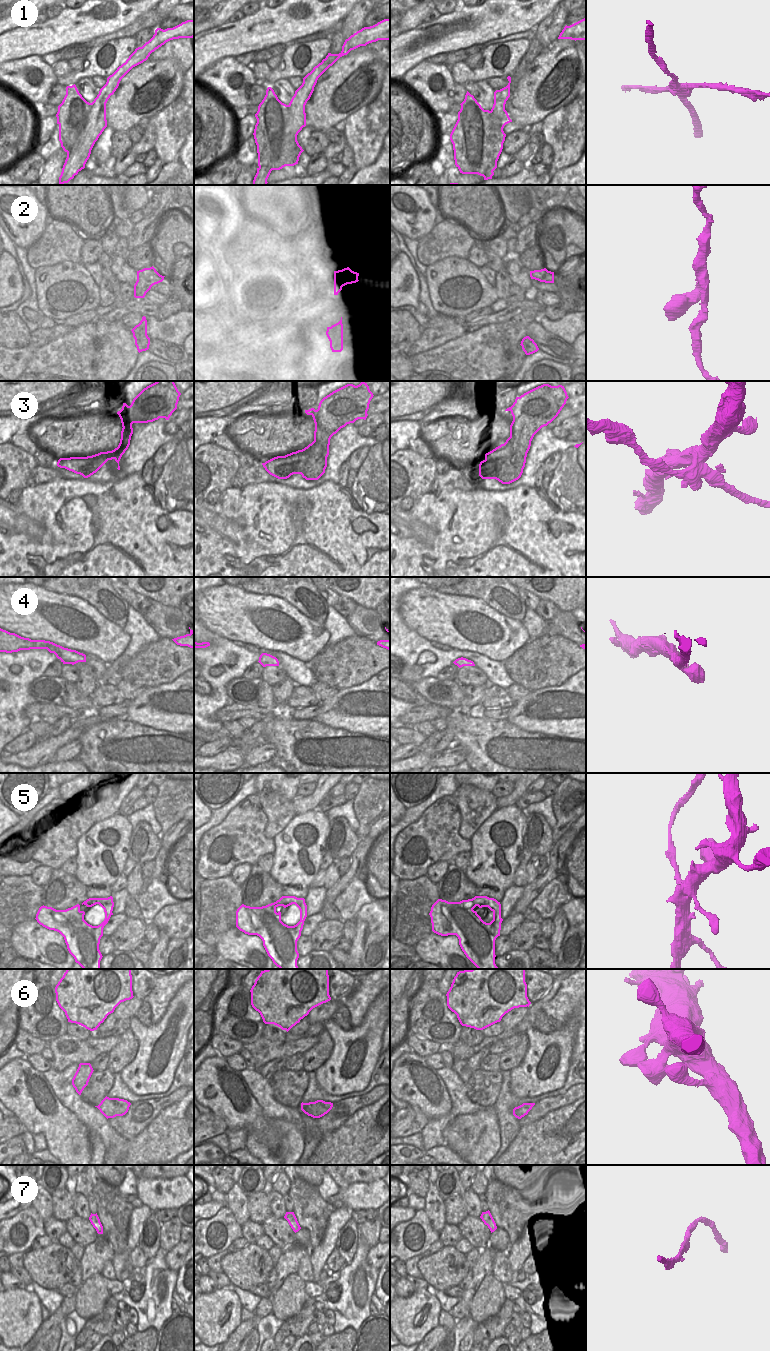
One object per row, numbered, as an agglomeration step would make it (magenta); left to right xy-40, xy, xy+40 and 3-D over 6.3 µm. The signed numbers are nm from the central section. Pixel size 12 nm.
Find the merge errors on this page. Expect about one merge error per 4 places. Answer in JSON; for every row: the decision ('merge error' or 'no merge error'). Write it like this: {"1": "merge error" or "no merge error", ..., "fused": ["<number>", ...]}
{"1": "merge error", "2": "no merge error", "3": "merge error", "4": "no merge error", "5": "no merge error", "6": "no merge error", "7": "no merge error", "fused": ["1", "3"]}

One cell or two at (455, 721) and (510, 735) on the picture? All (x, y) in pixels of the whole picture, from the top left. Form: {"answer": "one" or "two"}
{"answer": "one"}

